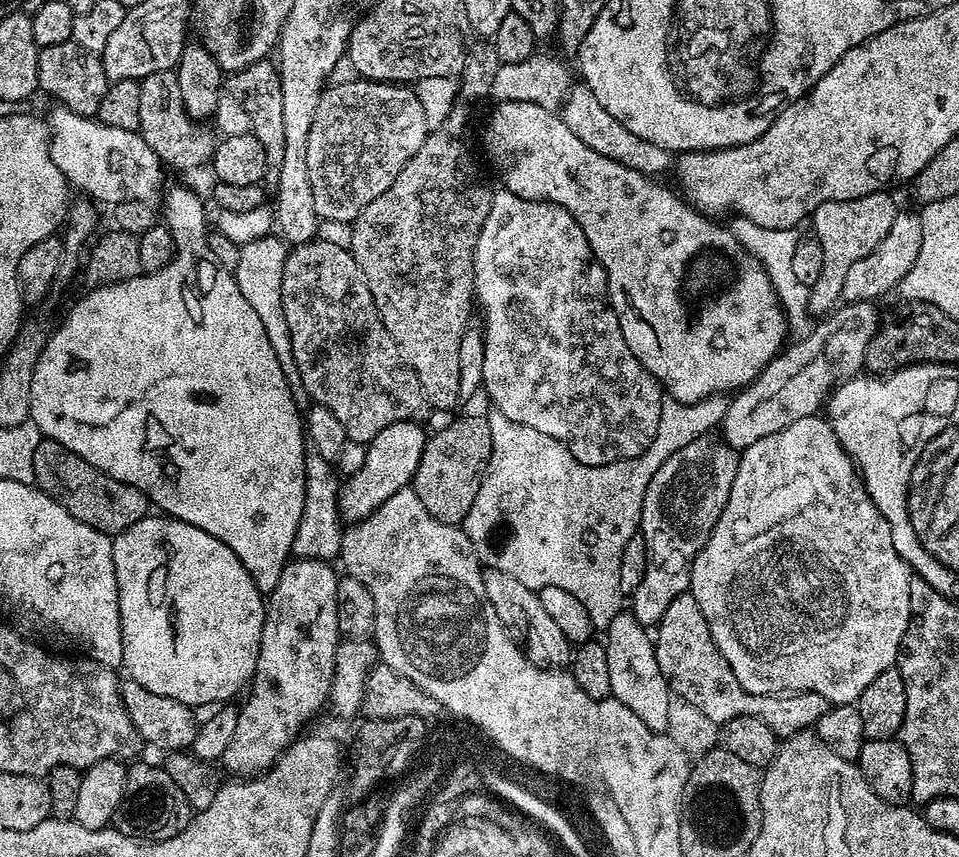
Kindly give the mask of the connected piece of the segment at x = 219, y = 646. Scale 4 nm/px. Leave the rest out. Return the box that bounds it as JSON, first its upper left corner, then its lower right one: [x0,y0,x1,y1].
[112,514,266,710]

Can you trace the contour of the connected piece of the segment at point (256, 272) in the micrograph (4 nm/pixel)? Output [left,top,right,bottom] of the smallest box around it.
[234,234,308,402]

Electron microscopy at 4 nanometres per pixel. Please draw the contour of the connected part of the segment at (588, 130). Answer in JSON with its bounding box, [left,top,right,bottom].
[562,86,669,178]

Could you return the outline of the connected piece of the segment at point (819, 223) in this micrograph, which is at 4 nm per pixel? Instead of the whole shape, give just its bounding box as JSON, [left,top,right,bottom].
[808,191,898,314]

